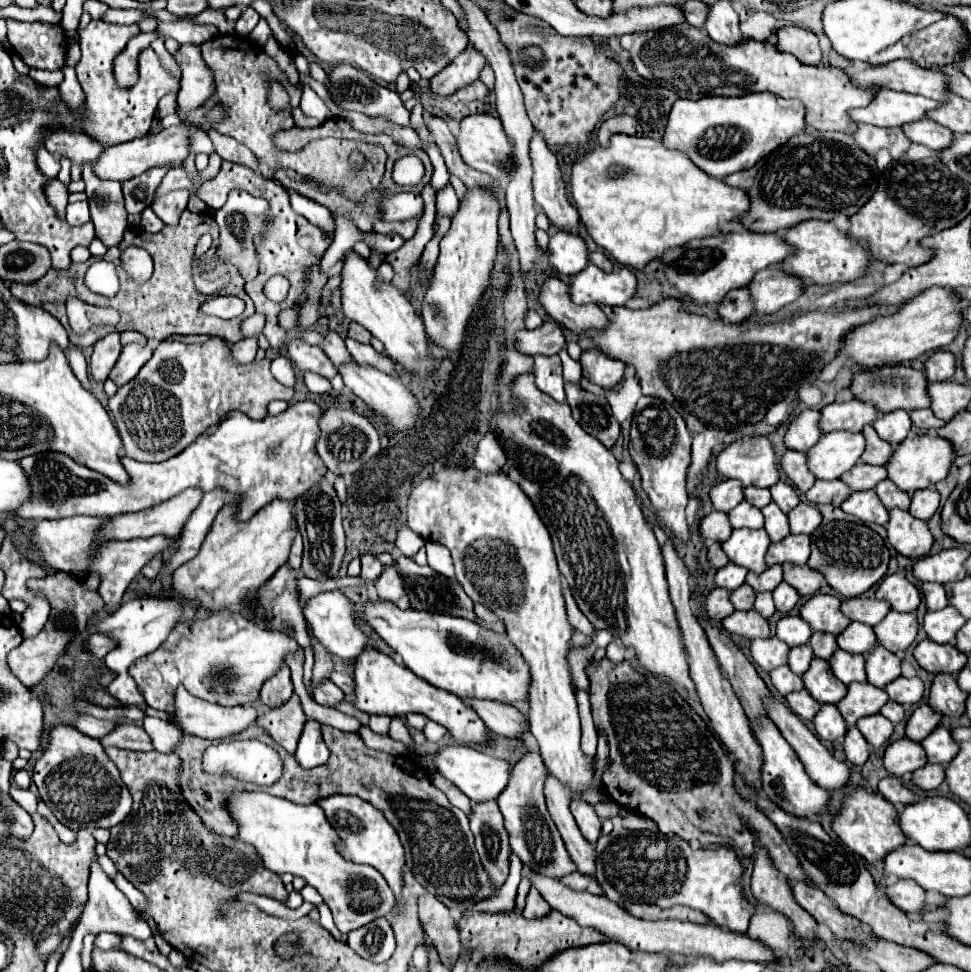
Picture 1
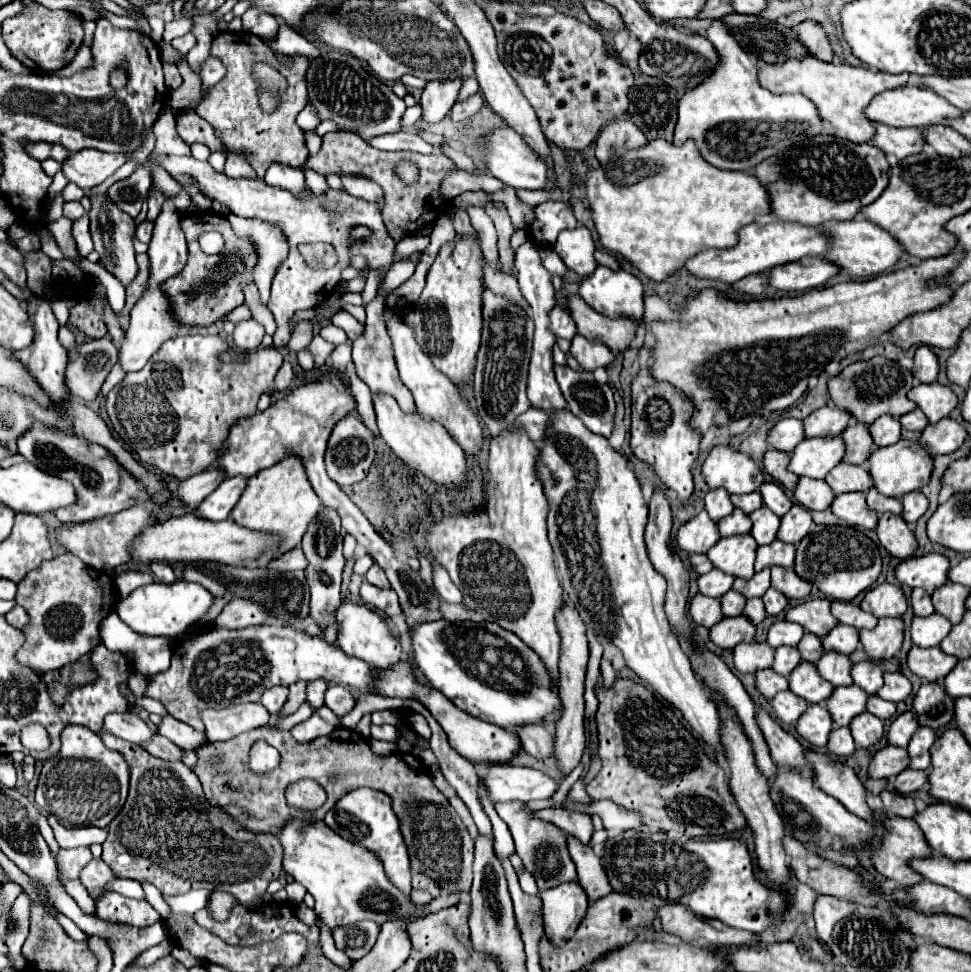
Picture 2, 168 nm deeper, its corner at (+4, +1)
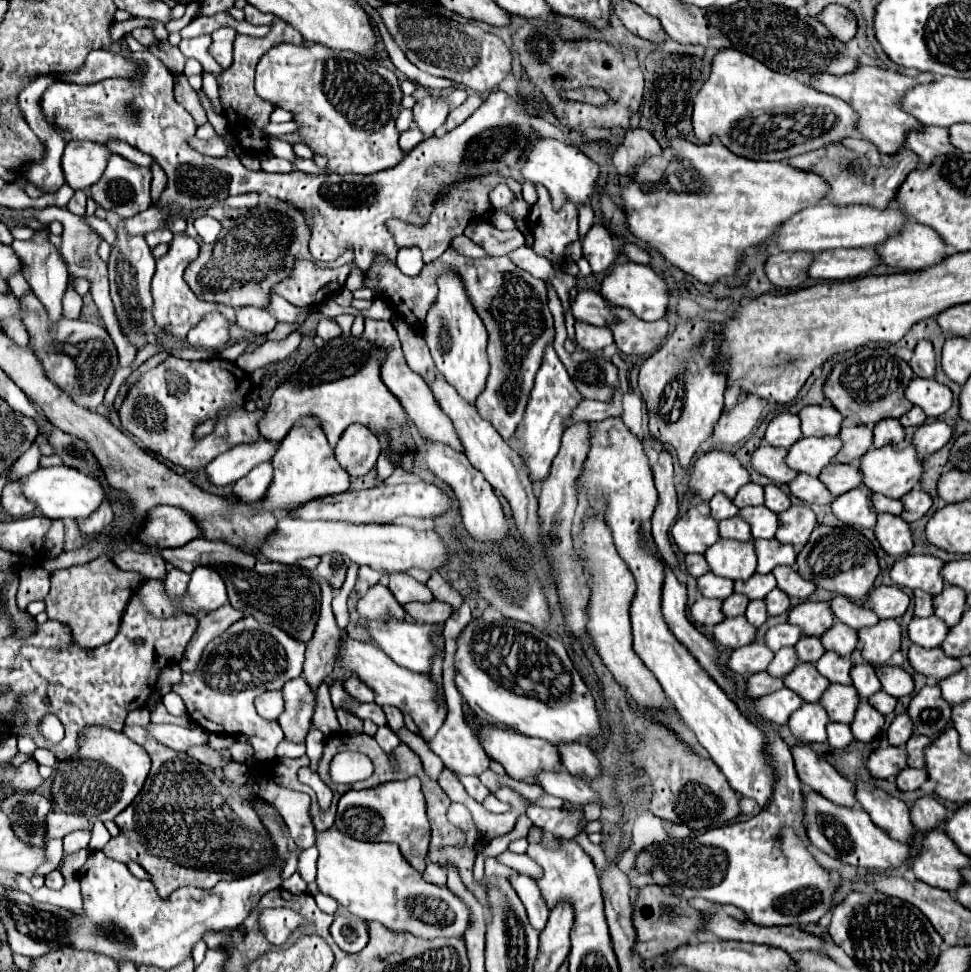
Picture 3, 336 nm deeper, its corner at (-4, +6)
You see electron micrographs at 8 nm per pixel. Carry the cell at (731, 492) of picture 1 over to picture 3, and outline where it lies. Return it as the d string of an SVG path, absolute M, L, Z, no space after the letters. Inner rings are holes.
M716 494L710 500L710 510L712 510L712 518L716 518L718 522L724 518L732 518L738 514L738 508L732 504L730 498L726 498L724 494Z

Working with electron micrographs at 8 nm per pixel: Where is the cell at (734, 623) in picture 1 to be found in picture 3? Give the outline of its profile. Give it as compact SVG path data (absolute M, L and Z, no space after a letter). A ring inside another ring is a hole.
M744 616L726 618L720 624L716 624L712 630L714 642L726 648L742 648L754 640L754 634L756 628L752 628Z

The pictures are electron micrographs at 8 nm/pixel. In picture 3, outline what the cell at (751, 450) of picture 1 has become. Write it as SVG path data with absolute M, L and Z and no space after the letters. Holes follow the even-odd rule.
M712 450L700 456L688 476L688 486L708 502L716 492L734 498L740 486L748 484L750 476L746 468L728 452Z

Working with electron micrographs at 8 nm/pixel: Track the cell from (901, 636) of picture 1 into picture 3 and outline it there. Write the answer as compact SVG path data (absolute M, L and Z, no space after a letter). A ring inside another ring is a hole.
M880 620L876 626L858 630L862 658L874 666L886 664L900 650L900 638L902 632L896 620Z

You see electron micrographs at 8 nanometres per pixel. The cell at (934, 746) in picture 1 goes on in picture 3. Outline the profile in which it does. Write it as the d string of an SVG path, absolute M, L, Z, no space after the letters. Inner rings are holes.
M912 734L912 738L906 742L910 768L924 768L924 748L928 744L930 744L930 738L926 738L922 734Z

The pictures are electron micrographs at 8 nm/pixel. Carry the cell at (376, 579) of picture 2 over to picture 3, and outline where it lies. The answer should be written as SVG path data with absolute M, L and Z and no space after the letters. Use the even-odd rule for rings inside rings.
M390 574L388 588L390 588L390 592L396 596L396 600L400 604L432 602L434 600L434 596L426 588L426 584L420 584L418 580L414 580L414 578L406 576L406 574Z

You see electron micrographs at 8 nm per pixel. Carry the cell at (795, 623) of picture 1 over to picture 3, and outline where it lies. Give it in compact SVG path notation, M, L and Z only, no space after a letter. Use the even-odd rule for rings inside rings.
M786 622L786 624L778 624L778 626L770 628L770 630L766 632L764 642L768 644L770 650L776 652L776 650L780 650L780 648L784 648L784 646L794 646L800 636L802 636L802 632L798 630L798 626L792 626L792 624Z

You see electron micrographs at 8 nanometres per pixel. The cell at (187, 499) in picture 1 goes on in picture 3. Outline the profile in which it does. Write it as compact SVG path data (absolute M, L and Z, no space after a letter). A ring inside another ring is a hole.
M266 438L234 446L206 466L208 480L216 486L230 486L242 476L246 476L254 466L270 462L278 448L280 442L268 442Z

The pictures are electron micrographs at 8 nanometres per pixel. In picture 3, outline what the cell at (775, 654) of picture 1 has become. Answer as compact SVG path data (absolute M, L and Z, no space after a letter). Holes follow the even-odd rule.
M752 642L752 644L742 646L730 654L728 668L736 674L752 676L756 672L764 672L768 668L768 664L772 662L772 658L774 658L774 652L768 650L766 644Z

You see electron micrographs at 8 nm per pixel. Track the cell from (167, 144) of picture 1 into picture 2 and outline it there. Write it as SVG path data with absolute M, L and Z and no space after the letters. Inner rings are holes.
M82 149L78 153L72 153L62 163L62 171L68 177L68 181L88 191L100 185L102 181L106 181L110 175L114 175L126 161L128 161L128 155L124 153L104 153L98 149Z

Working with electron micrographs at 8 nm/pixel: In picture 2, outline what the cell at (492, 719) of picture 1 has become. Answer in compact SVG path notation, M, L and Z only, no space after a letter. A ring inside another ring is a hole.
M532 723L528 727L512 727L510 729L518 739L520 745L526 753L544 759L544 757L552 757L552 747L554 747L554 737L552 733L540 725L540 723Z

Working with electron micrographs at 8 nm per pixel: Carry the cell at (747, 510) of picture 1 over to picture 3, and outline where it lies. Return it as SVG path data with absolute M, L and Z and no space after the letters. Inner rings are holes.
M740 516L722 520L720 522L720 536L728 538L728 540L738 540L738 542L748 542L752 538L750 526Z

